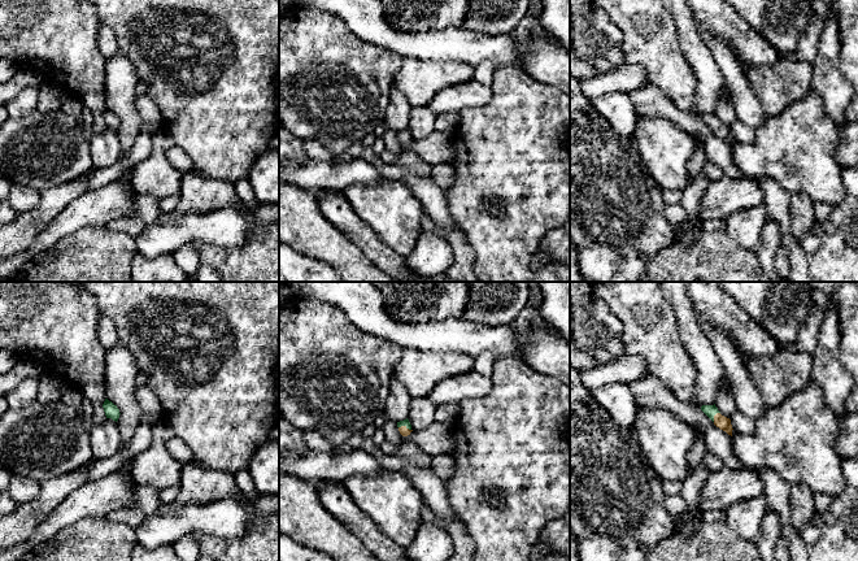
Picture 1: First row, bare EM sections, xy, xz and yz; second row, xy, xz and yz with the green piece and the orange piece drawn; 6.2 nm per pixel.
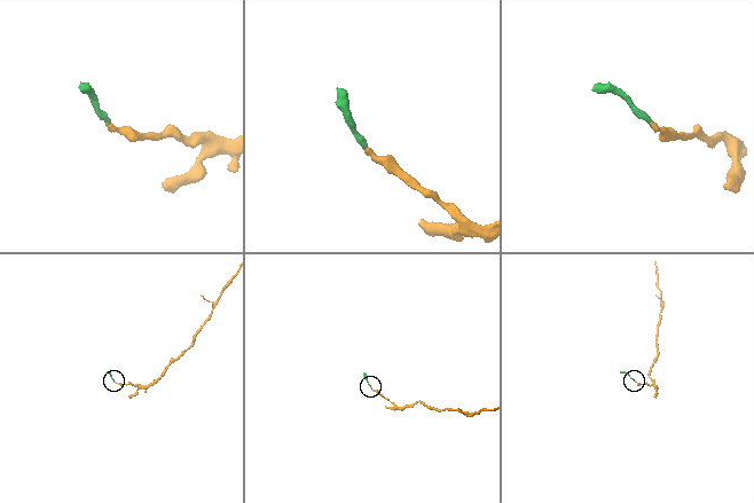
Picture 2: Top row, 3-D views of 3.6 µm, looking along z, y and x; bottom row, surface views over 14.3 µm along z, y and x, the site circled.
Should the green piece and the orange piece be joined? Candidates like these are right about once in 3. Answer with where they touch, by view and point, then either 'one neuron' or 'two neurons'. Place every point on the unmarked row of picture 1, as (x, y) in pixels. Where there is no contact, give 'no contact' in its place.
contact yz (714, 124); one neuron

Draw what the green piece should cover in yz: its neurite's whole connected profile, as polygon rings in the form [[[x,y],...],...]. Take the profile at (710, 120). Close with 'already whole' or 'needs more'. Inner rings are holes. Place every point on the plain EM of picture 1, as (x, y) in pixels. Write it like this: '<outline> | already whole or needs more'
[[[702,114],[701,119],[714,131],[717,136],[726,140],[728,144],[732,145],[732,134],[731,129],[722,125],[718,117],[714,114]]] | needs more

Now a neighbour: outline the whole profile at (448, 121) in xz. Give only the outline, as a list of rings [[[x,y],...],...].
[[[447,112],[447,113],[439,113],[435,118],[435,131],[449,131],[454,132],[458,127],[460,122],[460,113],[457,112]]]

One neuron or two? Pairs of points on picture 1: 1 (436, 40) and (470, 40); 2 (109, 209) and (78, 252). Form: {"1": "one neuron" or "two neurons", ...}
{"1": "one neuron", "2": "two neurons"}

